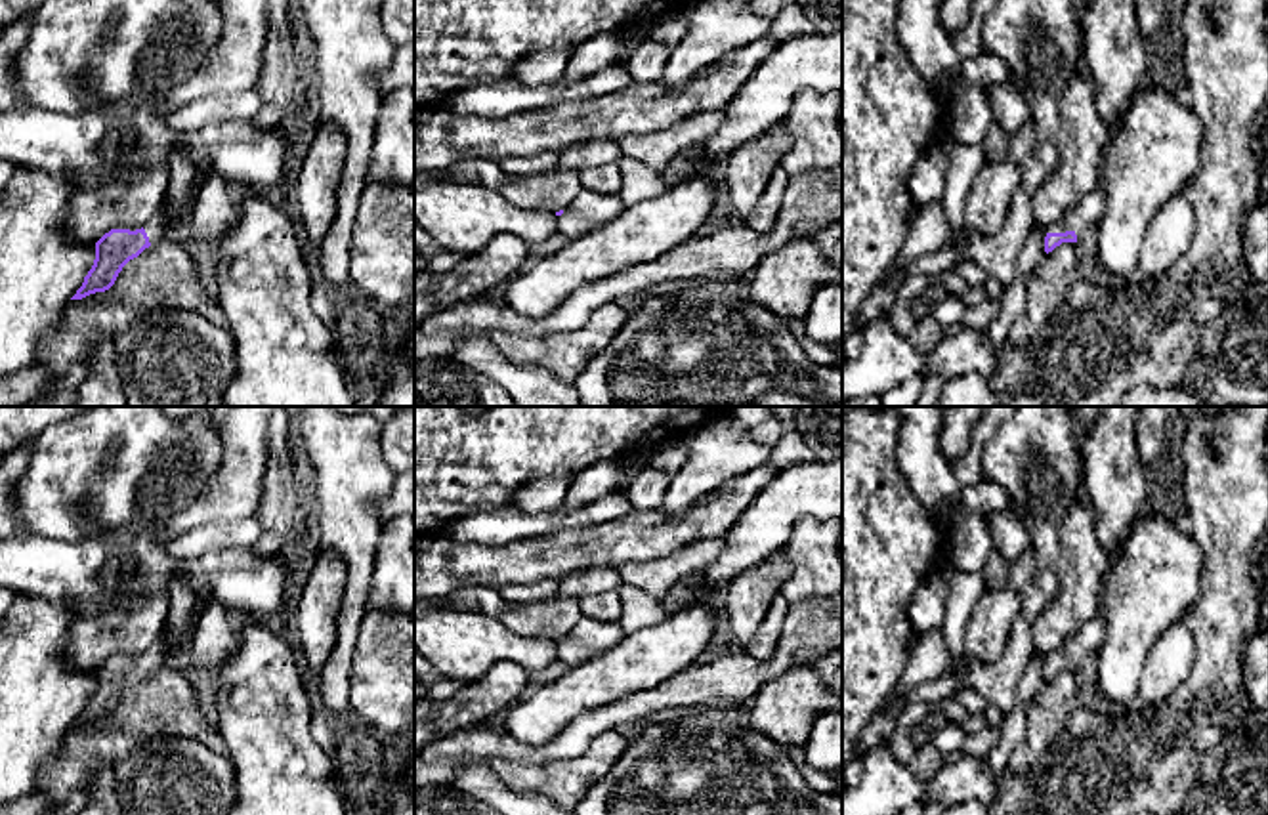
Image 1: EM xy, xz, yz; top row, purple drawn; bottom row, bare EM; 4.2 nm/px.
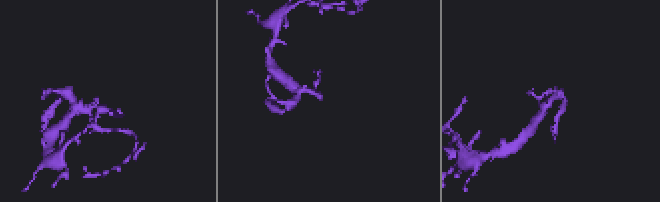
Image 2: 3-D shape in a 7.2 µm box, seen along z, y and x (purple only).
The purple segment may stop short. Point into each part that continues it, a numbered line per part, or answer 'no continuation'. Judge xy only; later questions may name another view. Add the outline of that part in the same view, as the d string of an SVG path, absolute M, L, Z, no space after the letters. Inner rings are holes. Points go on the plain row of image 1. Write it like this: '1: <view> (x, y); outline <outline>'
1: xy (155, 653); outline M158 636L143 653L149 670L155 672L157 668L160 668L164 664L166 658L166 651L168 651L168 641L164 639L164 636Z

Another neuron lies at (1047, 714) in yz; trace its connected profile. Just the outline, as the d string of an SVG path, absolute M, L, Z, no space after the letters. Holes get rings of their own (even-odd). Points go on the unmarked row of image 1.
M1062 670L1045 681L1025 710L1025 737L1008 758L1014 773L1029 771L1045 752L1056 748L1073 708L1077 706L1079 685L1073 670Z

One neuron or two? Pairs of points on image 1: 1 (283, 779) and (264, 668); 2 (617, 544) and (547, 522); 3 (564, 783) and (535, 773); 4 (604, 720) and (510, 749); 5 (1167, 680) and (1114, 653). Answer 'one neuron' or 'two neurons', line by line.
1: one neuron
2: two neurons
3: one neuron
4: one neuron
5: two neurons

